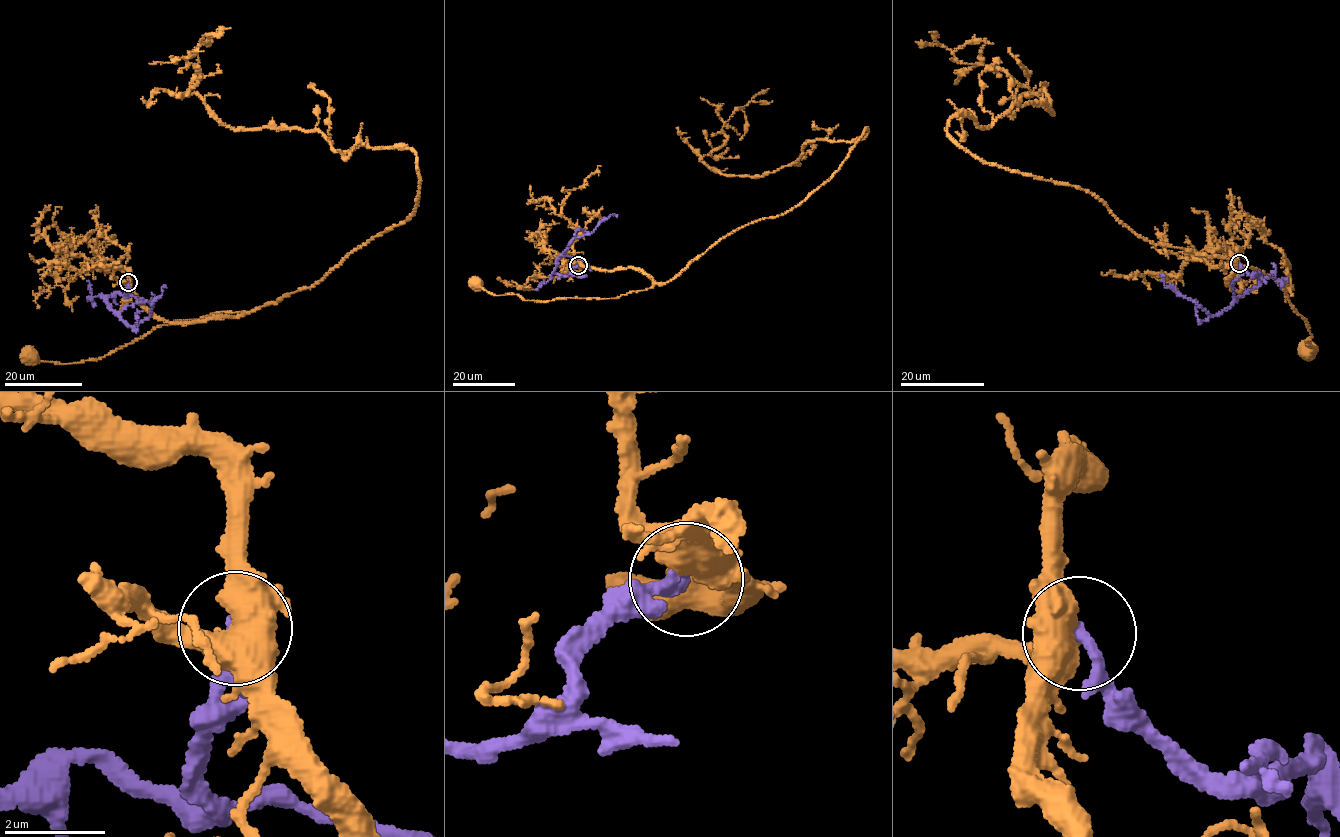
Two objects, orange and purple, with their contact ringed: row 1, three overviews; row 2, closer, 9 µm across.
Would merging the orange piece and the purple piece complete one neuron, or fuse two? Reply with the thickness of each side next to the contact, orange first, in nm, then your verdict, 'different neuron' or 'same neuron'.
500/180 nm | different neuron

